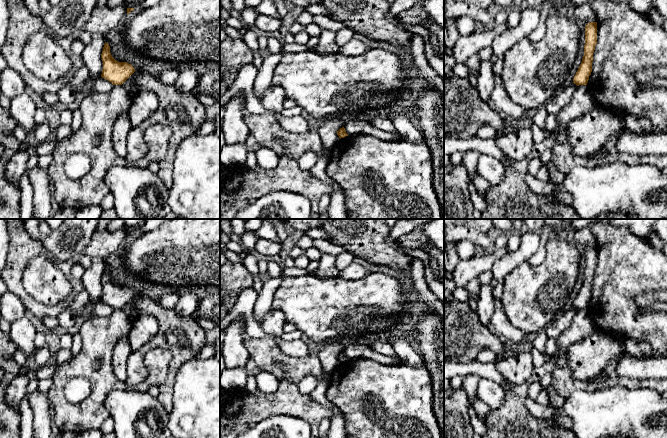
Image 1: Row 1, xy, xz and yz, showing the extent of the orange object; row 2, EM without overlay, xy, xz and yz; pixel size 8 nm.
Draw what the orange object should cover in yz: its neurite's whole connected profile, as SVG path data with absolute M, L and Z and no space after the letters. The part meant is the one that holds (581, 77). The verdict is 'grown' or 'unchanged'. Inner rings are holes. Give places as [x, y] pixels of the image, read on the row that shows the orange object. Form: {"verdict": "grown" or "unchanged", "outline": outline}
{"verdict": "unchanged", "outline": "M589 22L585 26L585 45L582 62L573 78L577 86L587 85L592 72L593 53L597 44L597 22Z"}

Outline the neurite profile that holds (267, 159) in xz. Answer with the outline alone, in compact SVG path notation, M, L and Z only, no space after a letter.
M260 147L256 151L256 156L258 166L266 170L274 169L280 160L280 157L267 147Z

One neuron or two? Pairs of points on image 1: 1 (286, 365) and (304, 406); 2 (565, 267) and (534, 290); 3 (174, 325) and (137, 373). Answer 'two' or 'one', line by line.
1: two
2: one
3: one

